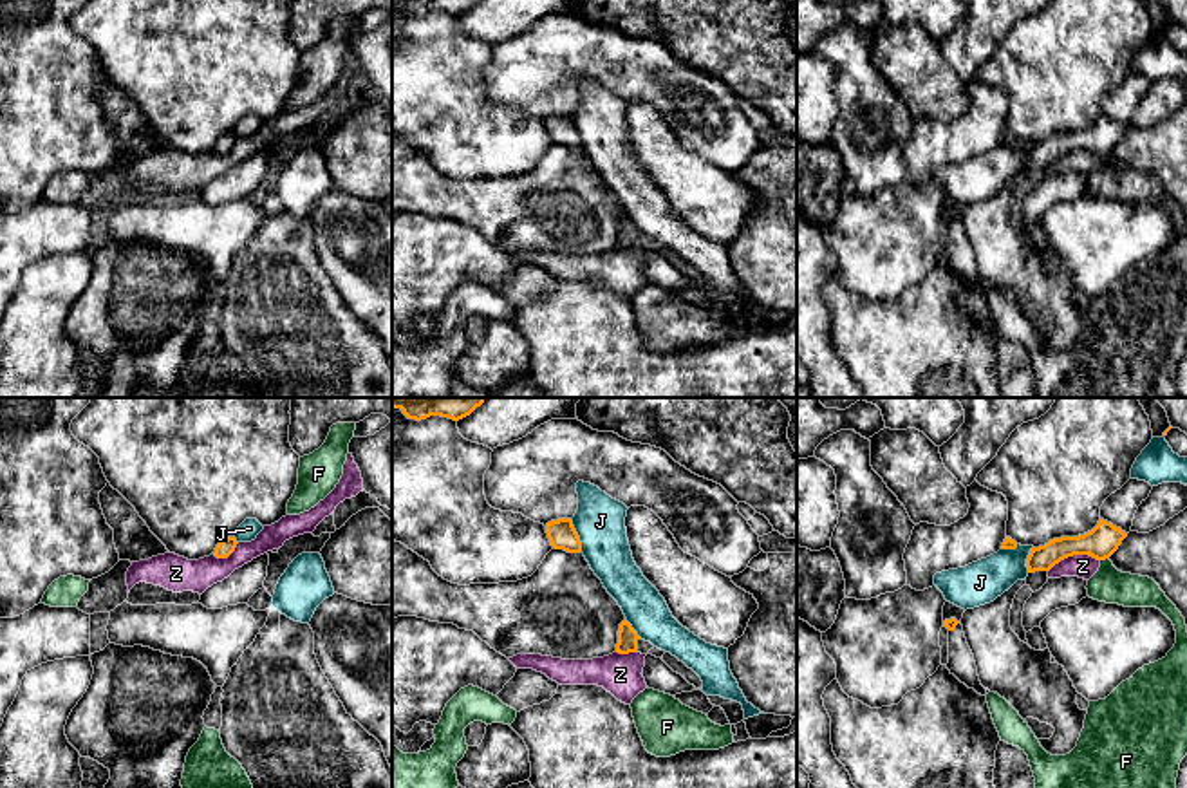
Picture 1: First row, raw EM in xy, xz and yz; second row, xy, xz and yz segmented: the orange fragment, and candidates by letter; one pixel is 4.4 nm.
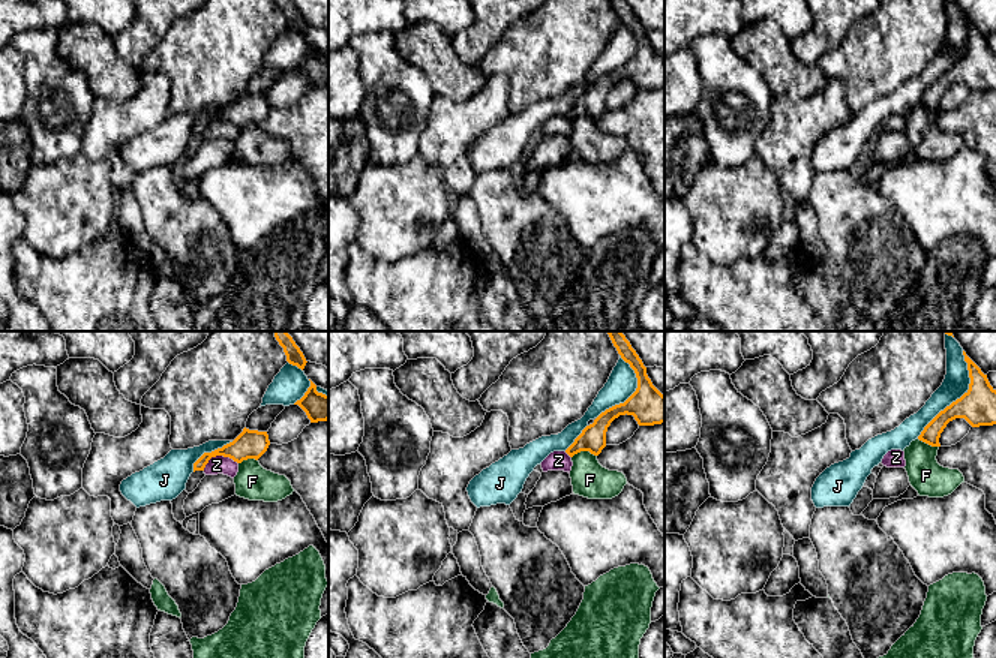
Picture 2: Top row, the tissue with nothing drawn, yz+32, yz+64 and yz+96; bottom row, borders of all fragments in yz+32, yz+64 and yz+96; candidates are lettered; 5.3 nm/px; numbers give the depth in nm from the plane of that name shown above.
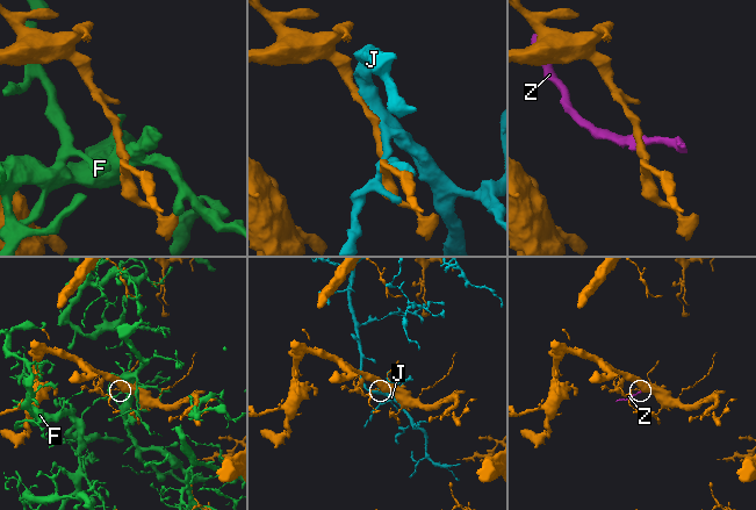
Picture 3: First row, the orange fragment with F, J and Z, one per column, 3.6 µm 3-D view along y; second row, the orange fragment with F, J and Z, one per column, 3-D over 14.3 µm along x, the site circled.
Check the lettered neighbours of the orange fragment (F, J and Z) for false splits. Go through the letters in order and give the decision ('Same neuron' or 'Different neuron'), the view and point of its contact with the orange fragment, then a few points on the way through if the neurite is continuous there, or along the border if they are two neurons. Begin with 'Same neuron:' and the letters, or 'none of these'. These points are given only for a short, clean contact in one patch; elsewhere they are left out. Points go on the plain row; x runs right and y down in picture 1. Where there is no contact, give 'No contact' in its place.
Same neuron: none of these
F: Different neuron. Touches orange at yz (1104, 154)
J: Different neuron. Touches orange at xz (577, 131)
Z: Different neuron. Touches orange at yz (1074, 149). Boundary: yz (1099, 154), (1072, 150), (1061, 154), (1048, 167)

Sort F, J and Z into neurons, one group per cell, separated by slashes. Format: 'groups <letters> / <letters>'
groups F / J / Z

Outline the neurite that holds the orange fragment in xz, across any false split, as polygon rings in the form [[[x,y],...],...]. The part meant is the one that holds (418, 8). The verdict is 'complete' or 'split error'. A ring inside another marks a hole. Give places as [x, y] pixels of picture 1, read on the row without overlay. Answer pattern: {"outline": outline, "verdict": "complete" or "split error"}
{"outline": [[[392,0],[392,4],[401,4],[408,14],[426,14],[430,11],[441,11],[459,16],[470,11],[481,0]]], "verdict": "complete"}

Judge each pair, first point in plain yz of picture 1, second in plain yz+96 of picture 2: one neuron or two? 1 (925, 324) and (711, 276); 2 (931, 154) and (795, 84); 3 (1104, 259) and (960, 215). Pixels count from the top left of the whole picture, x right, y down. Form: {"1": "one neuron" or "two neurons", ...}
{"1": "one neuron", "2": "two neurons", "3": "one neuron"}

